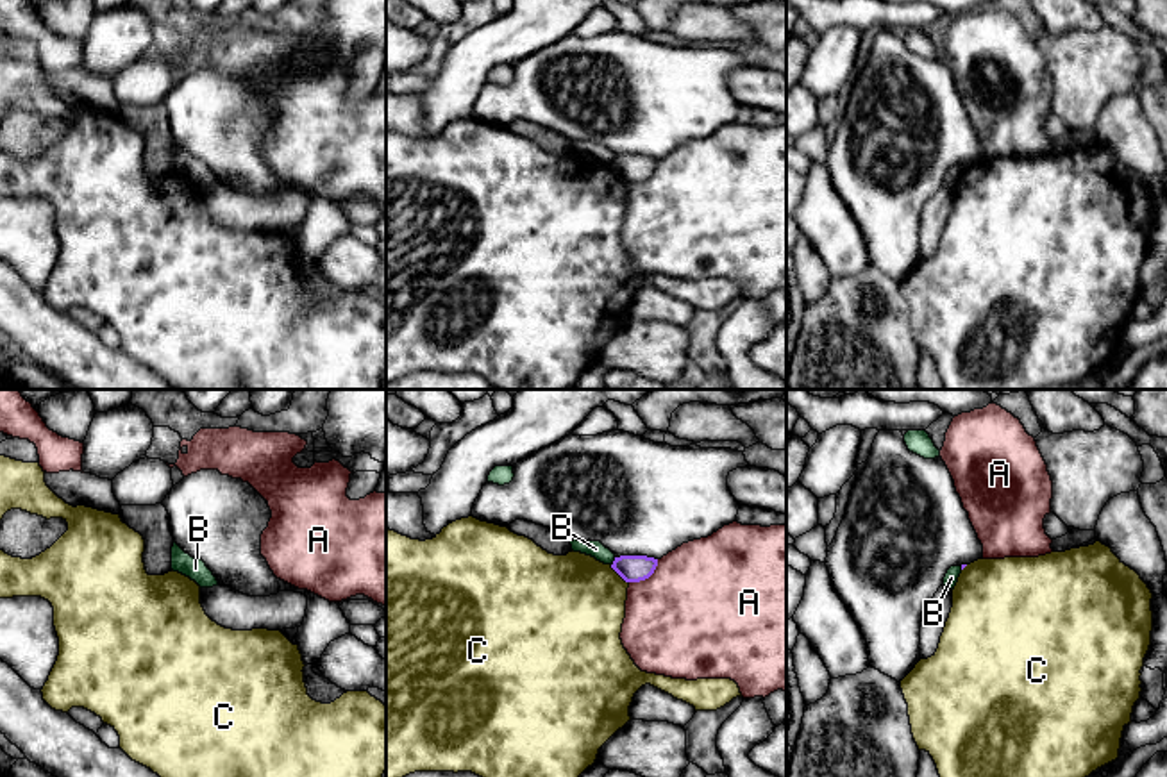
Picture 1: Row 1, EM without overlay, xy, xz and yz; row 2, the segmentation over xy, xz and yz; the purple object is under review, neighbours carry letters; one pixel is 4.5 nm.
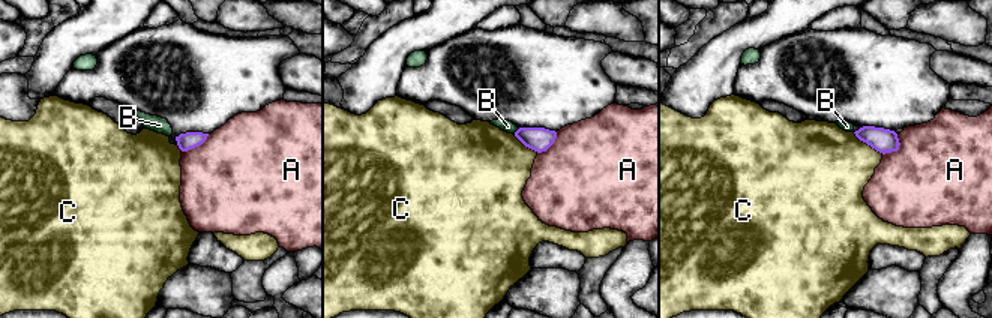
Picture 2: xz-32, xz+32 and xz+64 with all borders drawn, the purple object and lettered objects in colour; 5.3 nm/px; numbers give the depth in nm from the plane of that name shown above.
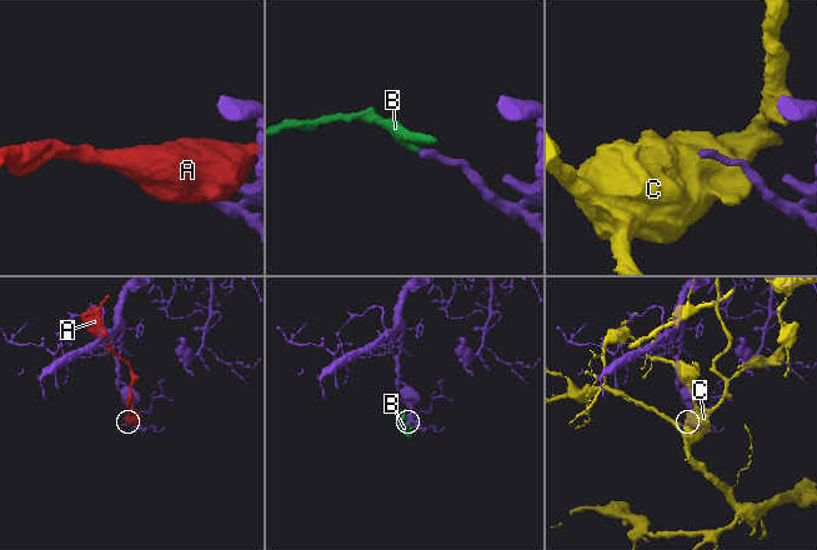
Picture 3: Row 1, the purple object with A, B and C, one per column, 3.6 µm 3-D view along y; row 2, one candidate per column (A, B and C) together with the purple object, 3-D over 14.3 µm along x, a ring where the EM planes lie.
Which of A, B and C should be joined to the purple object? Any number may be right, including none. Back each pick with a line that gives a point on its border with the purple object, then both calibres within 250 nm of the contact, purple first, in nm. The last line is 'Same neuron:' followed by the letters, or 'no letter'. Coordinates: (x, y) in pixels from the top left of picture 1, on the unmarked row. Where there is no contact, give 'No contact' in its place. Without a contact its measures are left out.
Same neuron: no letter

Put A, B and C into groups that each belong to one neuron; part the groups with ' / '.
A / B / C

